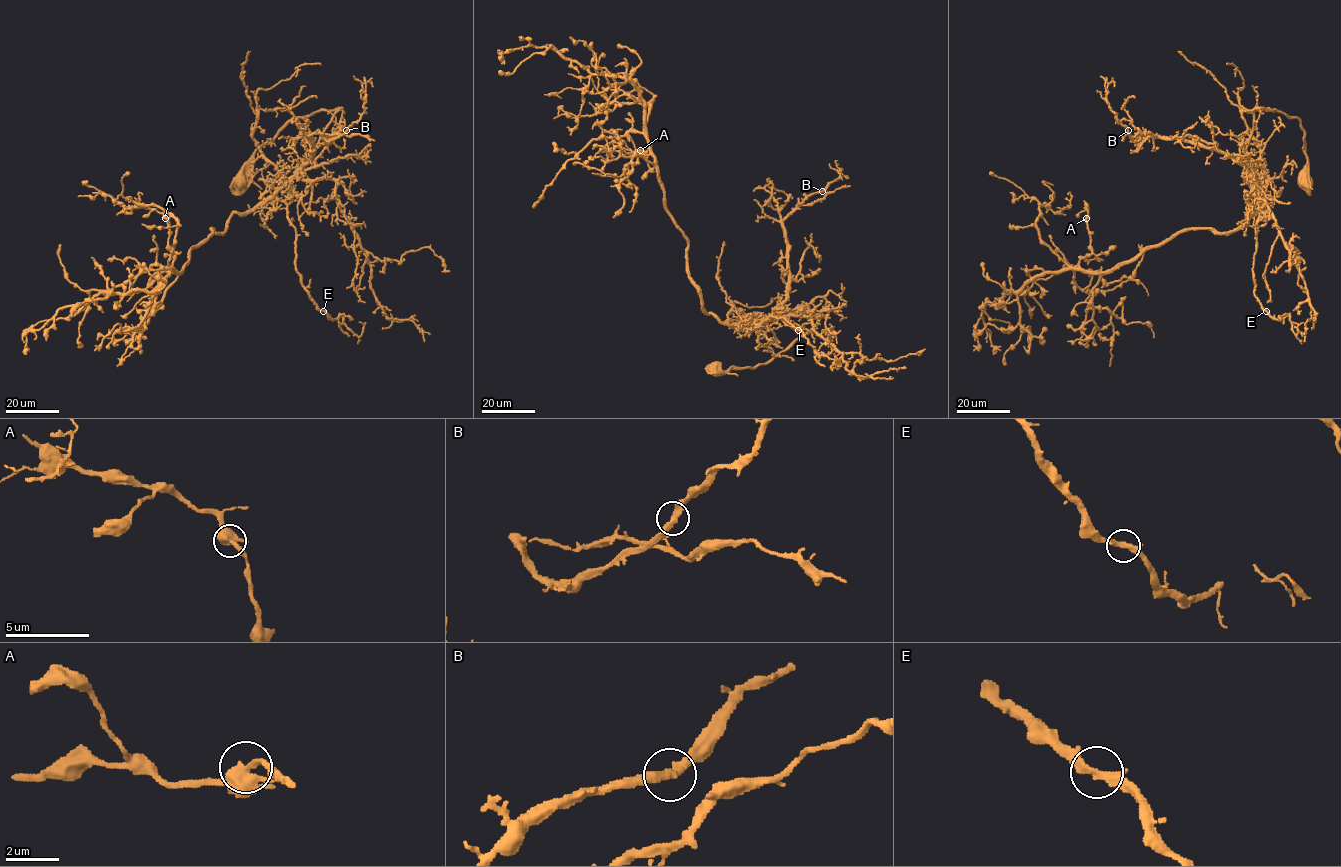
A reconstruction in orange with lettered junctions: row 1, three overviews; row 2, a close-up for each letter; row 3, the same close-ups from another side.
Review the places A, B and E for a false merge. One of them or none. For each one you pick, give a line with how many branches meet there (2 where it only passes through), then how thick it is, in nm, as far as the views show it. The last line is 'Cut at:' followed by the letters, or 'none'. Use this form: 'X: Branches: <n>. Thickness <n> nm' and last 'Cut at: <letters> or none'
Cut at: none

